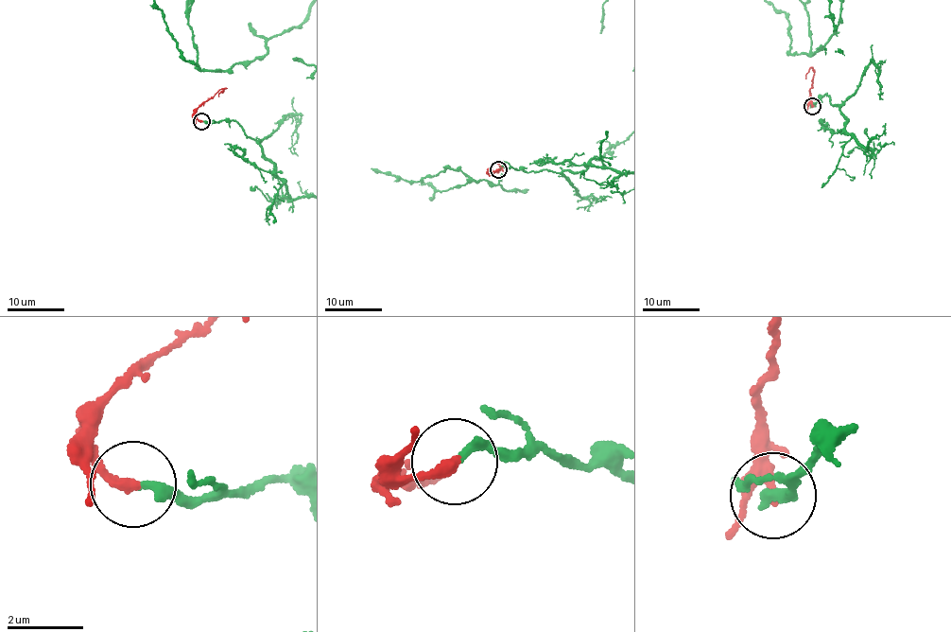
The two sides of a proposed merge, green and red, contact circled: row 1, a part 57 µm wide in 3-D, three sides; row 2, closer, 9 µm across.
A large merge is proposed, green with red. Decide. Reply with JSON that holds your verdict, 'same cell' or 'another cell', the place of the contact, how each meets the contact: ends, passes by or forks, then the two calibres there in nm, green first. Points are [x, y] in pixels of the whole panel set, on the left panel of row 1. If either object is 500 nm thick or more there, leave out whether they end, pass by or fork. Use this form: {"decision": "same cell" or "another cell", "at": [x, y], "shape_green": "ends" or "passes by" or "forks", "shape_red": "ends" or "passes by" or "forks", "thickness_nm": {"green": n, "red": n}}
{"decision": "same cell", "at": [201, 121], "shape_green": "ends", "shape_red": "ends", "thickness_nm": {"green": 240, "red": 280}}

